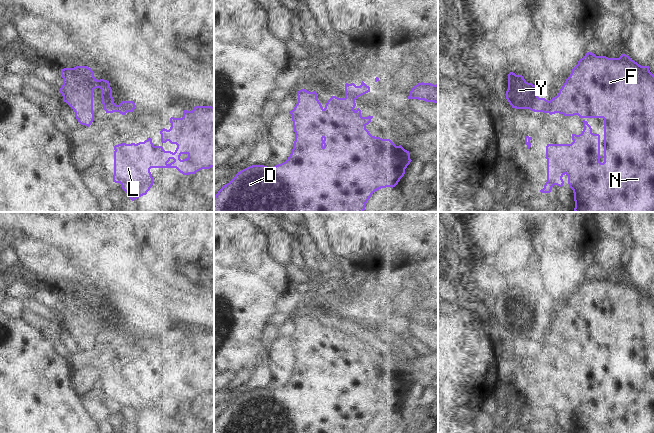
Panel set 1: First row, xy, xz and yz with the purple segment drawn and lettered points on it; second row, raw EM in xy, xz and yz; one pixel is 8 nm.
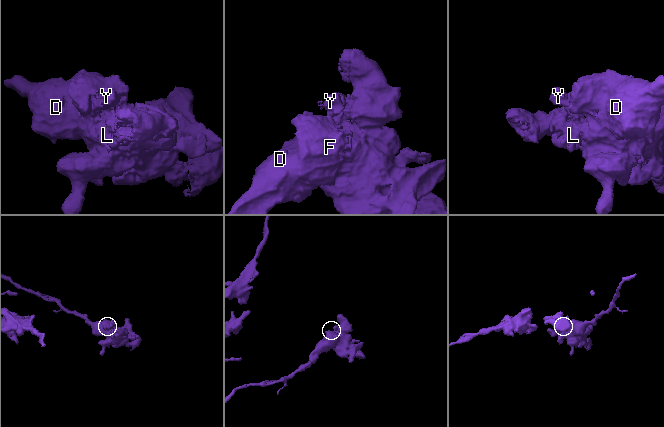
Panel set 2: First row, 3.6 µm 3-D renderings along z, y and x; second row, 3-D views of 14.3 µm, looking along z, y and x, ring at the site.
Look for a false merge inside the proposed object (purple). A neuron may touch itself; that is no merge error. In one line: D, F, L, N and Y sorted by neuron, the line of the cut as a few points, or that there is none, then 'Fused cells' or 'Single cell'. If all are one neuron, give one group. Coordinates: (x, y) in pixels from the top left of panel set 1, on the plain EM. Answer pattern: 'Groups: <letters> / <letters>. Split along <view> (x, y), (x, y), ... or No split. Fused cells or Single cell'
Groups: D F L N / Y. Split along xy (126, 325), (121, 331), (126, 336). Fused cells

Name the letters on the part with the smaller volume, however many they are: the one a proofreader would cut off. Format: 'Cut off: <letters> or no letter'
Cut off: Y

